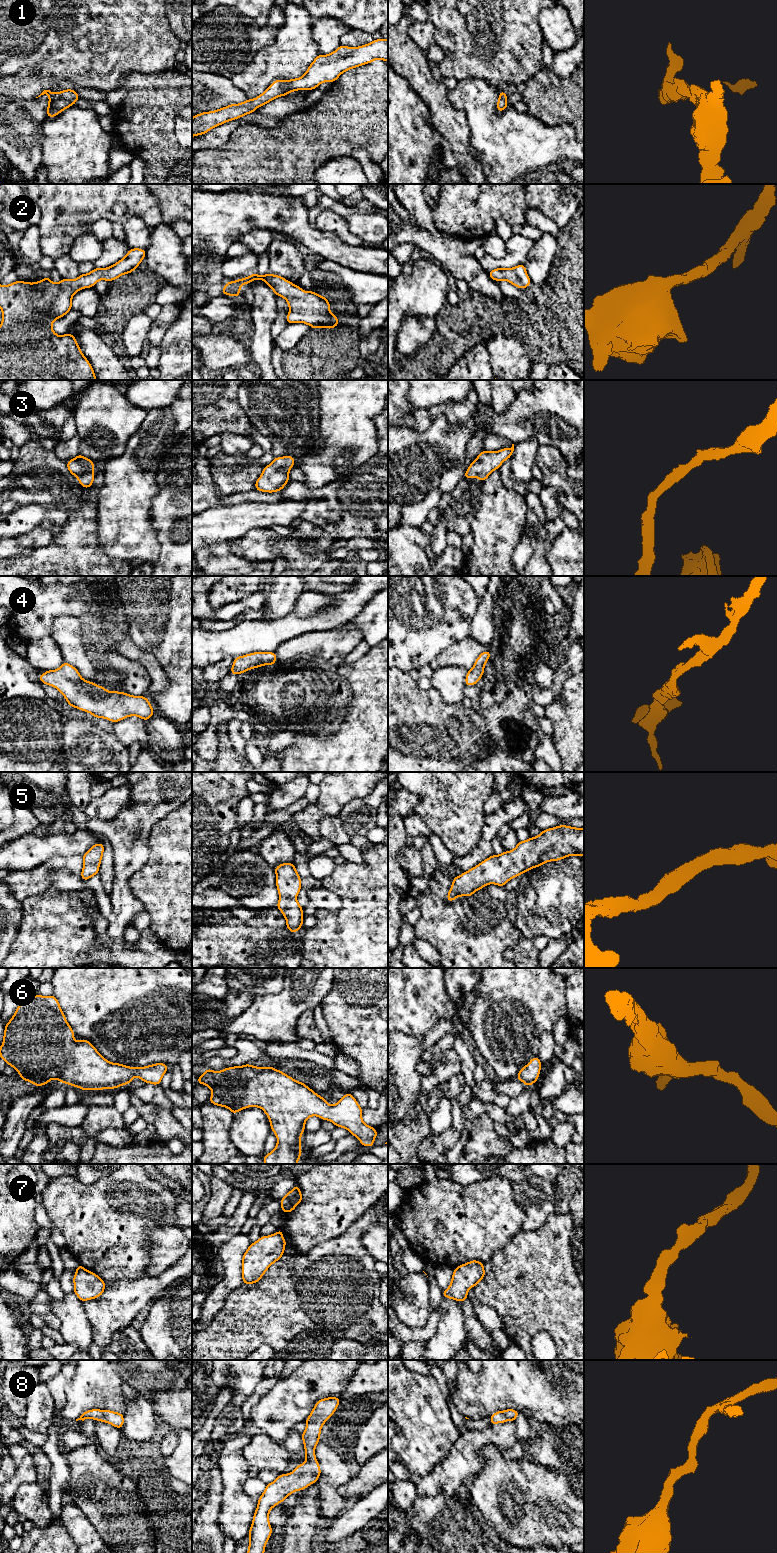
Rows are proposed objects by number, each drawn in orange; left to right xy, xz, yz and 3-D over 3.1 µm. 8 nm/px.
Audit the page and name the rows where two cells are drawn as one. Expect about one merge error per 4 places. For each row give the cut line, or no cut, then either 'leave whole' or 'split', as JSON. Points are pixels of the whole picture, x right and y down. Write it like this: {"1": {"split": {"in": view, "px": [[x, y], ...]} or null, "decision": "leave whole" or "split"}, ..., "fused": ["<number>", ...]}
{"1": {"split": null, "decision": "leave whole"}, "2": {"split": null, "decision": "leave whole"}, "3": {"split": null, "decision": "leave whole"}, "4": {"split": null, "decision": "leave whole"}, "5": {"split": null, "decision": "leave whole"}, "6": {"split": null, "decision": "leave whole"}, "7": {"split": null, "decision": "leave whole"}, "8": {"split": null, "decision": "leave whole"}, "fused": []}

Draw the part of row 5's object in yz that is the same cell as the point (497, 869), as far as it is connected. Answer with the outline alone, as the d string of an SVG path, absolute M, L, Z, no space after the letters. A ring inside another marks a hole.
M559 825L543 830L537 837L519 841L511 851L500 855L493 854L475 867L453 878L447 901L452 902L460 896L470 897L488 884L504 887L512 878L520 876L532 868L537 868L550 861L559 861L568 856L584 856L584 828Z

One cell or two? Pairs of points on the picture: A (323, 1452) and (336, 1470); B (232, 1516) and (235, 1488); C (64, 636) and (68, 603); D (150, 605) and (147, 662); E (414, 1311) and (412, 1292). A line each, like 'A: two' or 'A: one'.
A: one
B: one
C: two
D: two
E: one

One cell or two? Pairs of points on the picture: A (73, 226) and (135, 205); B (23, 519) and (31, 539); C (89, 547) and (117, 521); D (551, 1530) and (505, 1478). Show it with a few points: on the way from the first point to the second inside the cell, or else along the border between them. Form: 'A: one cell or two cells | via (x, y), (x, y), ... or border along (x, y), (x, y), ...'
A: one cell | via (88, 211), (102, 197), (120, 197)
B: two cells | border along (51, 530), (33, 528), (10, 538)
C: two cells | border along (97, 515), (97, 546), (111, 558)
D: one cell | via (551, 1515), (520, 1484)

